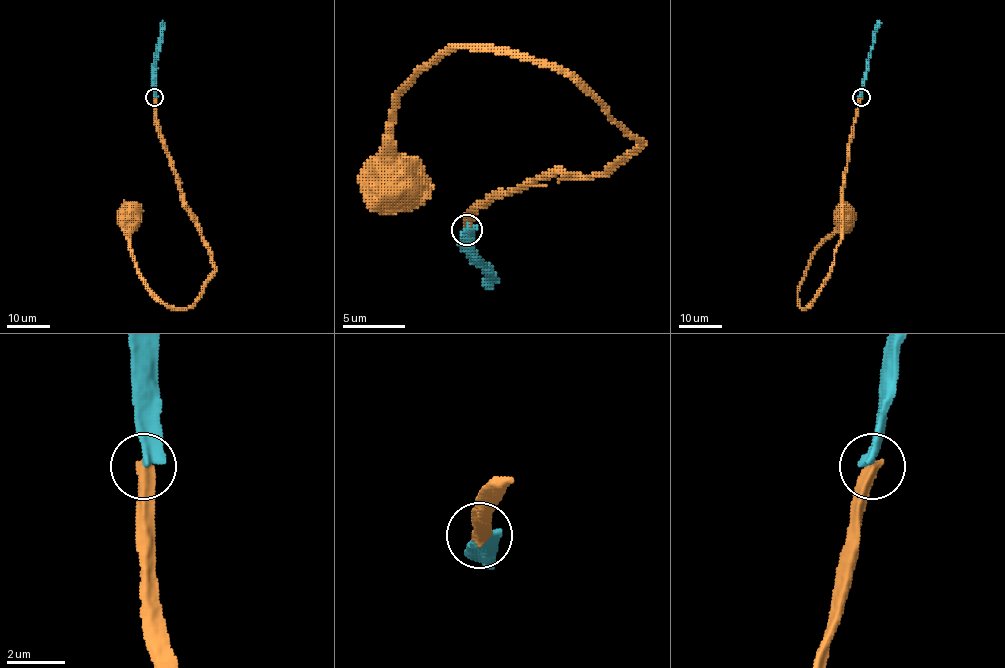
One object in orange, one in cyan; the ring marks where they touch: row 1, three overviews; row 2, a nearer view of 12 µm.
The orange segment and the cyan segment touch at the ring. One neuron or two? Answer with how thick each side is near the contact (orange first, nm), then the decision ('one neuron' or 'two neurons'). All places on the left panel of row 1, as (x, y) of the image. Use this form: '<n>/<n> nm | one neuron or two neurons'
460/400 nm | two neurons

